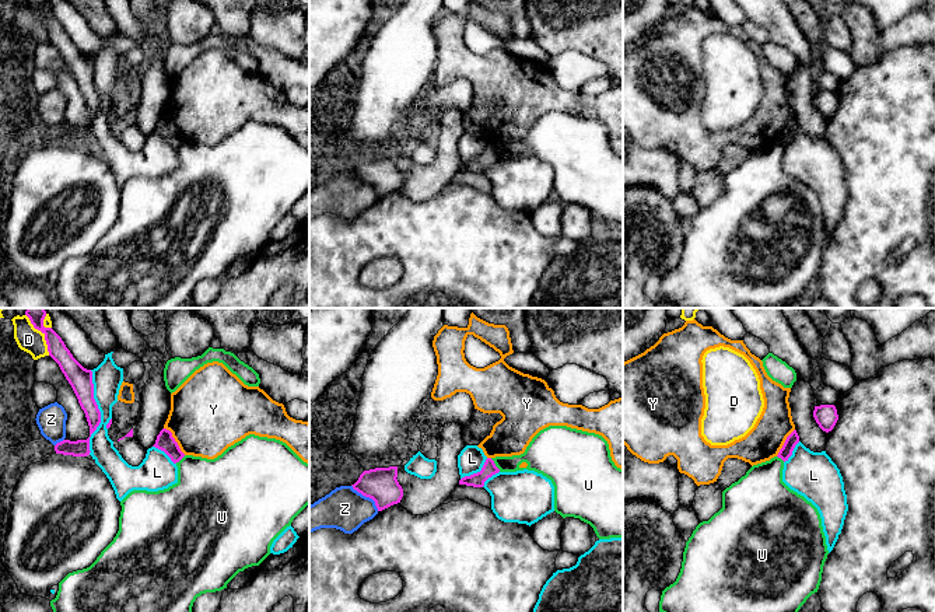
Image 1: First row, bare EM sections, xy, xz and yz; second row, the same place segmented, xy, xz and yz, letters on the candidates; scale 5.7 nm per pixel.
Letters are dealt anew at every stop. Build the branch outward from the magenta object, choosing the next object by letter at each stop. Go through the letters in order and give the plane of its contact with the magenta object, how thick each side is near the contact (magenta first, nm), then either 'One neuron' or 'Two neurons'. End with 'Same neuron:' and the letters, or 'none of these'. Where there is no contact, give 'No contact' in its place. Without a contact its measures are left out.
D: Touches magenta in xy. Thickness 110 nm (magenta) against 140 nm. Two neurons
L: Touches magenta in xy. Thickness 140 nm (magenta) against 170 nm. Two neurons
U: Touches magenta in xz. Thickness 80 nm (magenta) against 150 nm. Two neurons
Y: Touches magenta in xy. Thickness 100 nm (magenta) against 440 nm. Two neurons
Z: Touches magenta in xz. Thickness 190 nm (magenta) against 240 nm. Two neurons
Same neuron: none of these

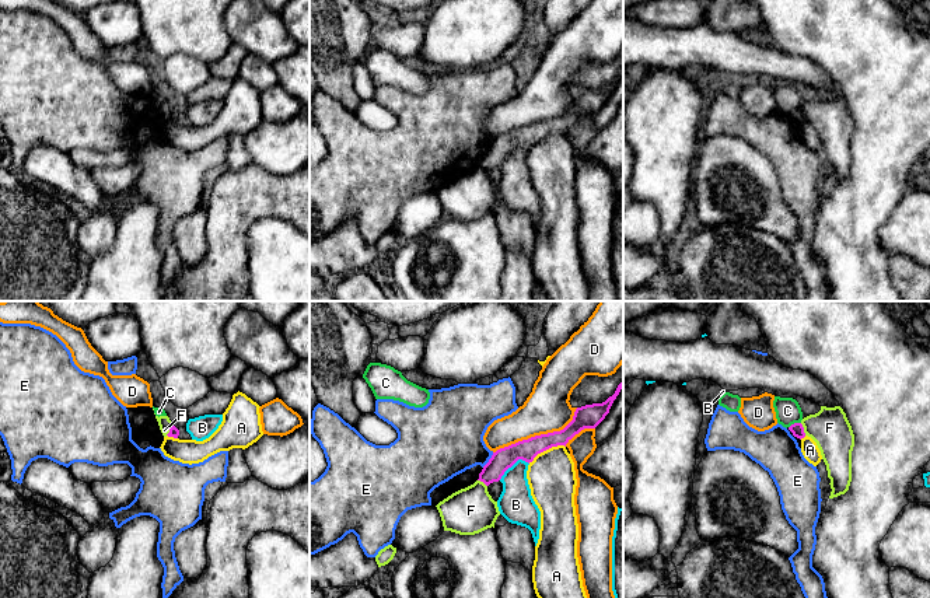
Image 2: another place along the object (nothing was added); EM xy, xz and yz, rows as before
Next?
A: Touches magenta in xz. Thickness 120 nm (magenta) against 280 nm. Two neurons
B: Touches magenta in xz. Thickness 120 nm (magenta) against 200 nm. Two neurons
C: Touches magenta in yz. Thickness 70 nm (magenta) against 140 nm. Two neurons
D: Touches magenta in xz. Thickness 120 nm (magenta) against 260 nm. Two neurons
E: Touches magenta in xz. Thickness 120 nm (magenta) against 380 nm. Two neurons
F: Touches magenta in yz. Thickness 70 nm (magenta) against 220 nm. Two neurons
Same neuron: none of these

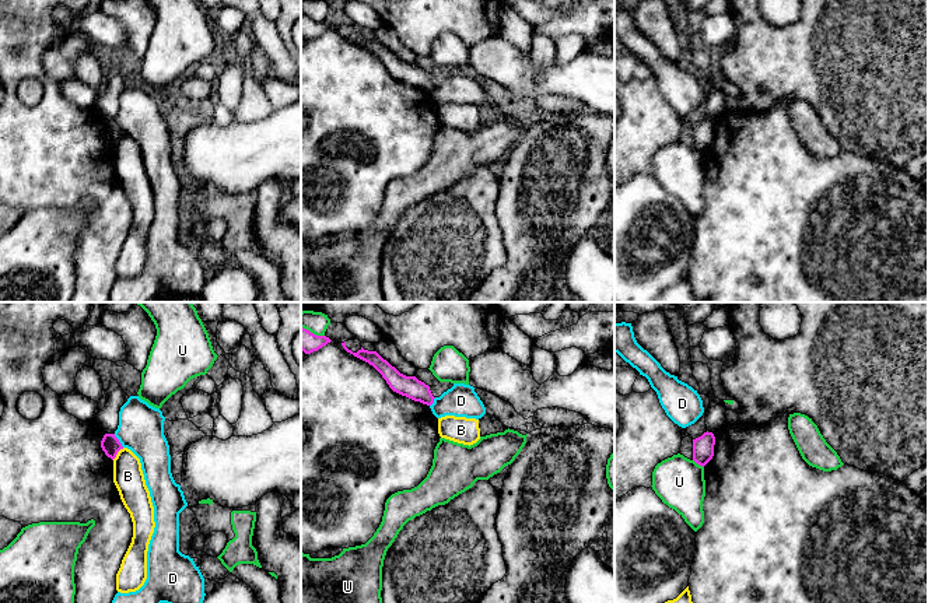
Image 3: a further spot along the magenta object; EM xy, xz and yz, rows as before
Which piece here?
B: Touches magenta in xy. Thickness 110 nm (magenta) against 180 nm. Two neurons
D: Touches magenta in xy. Thickness 110 nm (magenta) against 260 nm. Two neurons
U: Touches magenta in yz. Thickness 130 nm (magenta) against 280 nm. Two neurons
Same neuron: none of these

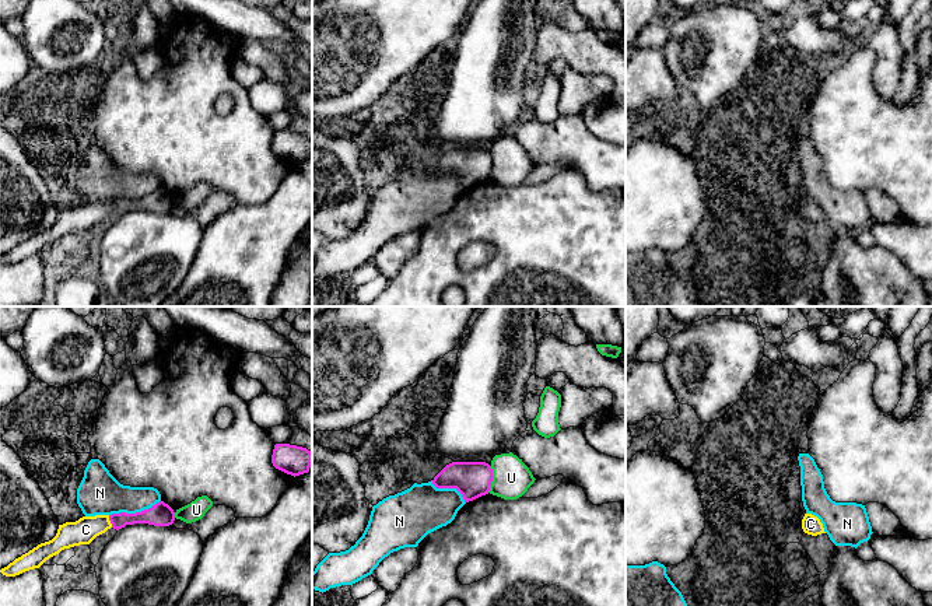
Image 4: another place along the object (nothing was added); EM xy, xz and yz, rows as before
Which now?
C: Touches magenta in xy. Thickness 100 nm (magenta) against 150 nm. One neuron
N: Touches magenta in xy. Thickness 140 nm (magenta) against 240 nm. Two neurons
U: Touches magenta in xz. Thickness 200 nm (magenta) against 220 nm. Two neurons
Same neuron: C

